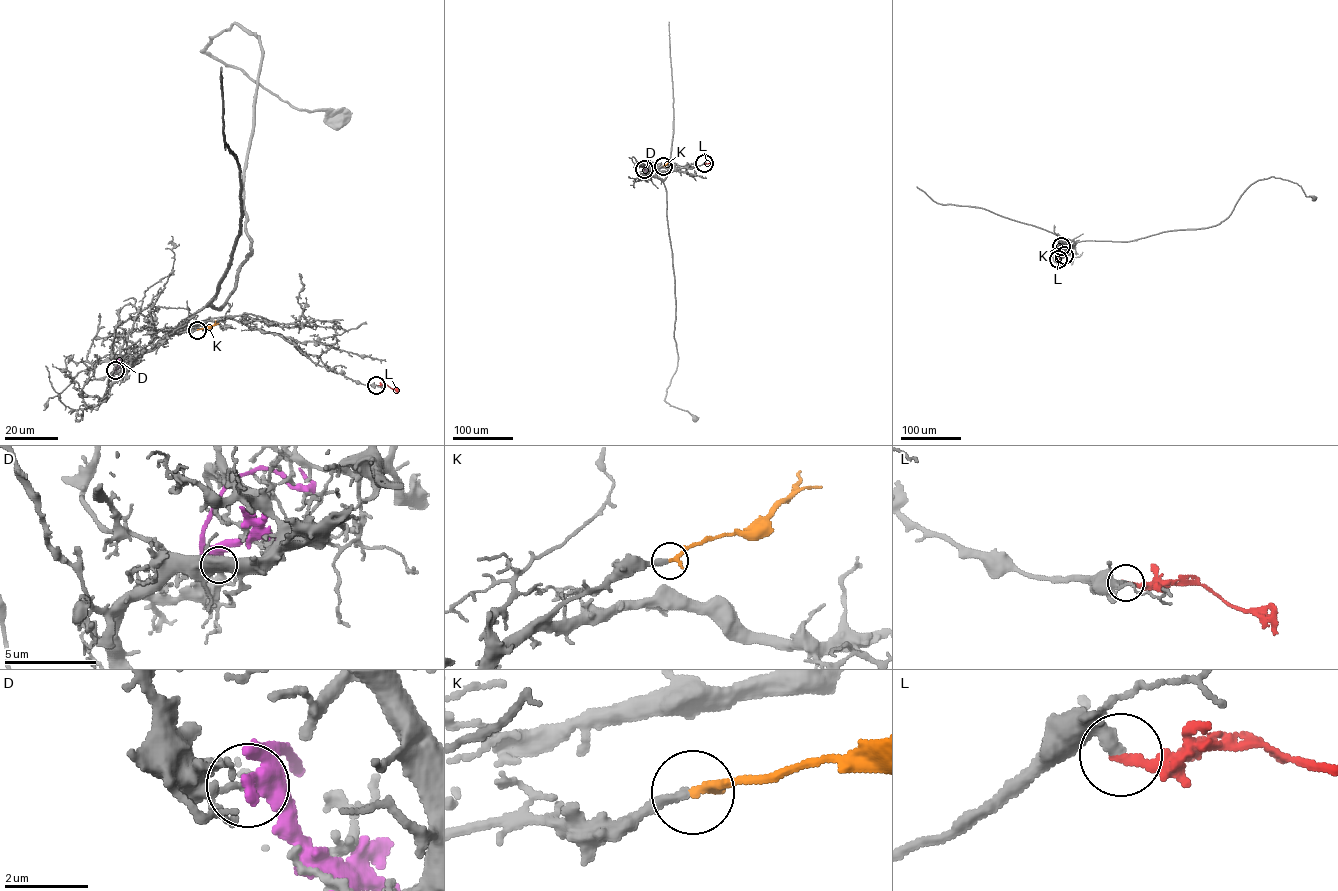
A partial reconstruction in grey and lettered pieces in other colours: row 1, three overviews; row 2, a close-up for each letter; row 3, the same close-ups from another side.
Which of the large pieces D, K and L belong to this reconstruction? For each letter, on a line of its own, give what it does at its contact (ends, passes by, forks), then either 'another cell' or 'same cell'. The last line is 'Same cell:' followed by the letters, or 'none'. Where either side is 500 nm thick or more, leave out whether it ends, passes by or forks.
D: it ends; another cell
K: it ends; same cell
L: it ends; another cell
Same cell: K

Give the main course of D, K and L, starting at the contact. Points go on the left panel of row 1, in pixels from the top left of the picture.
D: (115, 370), (118, 358), (114, 356)
K: (196, 329), (210, 327), (216, 321)
L: (376, 385), (386, 385), (398, 392)

